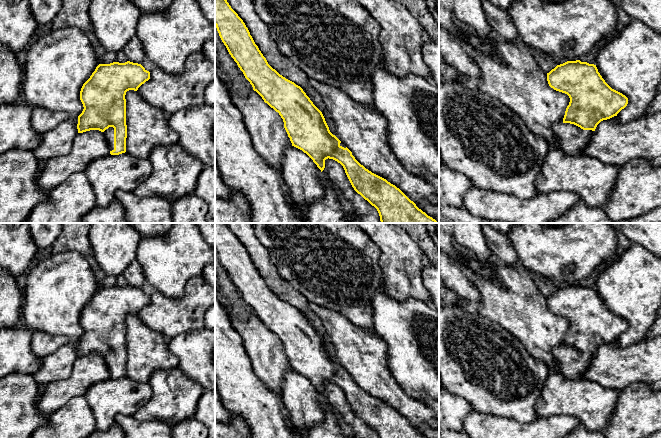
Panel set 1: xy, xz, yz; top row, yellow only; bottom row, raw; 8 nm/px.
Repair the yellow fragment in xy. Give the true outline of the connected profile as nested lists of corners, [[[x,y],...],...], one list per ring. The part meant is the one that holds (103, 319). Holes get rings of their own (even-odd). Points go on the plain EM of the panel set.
[[[127,285],[99,288],[83,308],[80,324],[83,335],[78,340],[78,357],[101,355],[111,379],[126,376],[126,316],[137,315],[150,303],[141,288]]]

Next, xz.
[[[215,223],[215,250],[229,278],[250,306],[253,314],[283,343],[284,352],[292,370],[306,377],[321,396],[324,394],[325,384],[328,382],[340,387],[354,414],[374,430],[379,438],[426,438],[399,412],[361,389],[352,376],[335,360],[334,351],[325,336],[320,320],[310,310],[308,300],[279,275],[267,249],[255,236],[253,223]]]

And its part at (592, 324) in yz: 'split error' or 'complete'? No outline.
split error

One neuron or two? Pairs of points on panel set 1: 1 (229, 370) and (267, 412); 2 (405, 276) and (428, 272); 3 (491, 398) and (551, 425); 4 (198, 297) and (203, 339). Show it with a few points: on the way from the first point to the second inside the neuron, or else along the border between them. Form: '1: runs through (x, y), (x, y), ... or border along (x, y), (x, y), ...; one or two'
1: runs through (235, 380), (257, 402); one
2: border along (423, 265), (421, 273), (422, 284), (428, 292); two
3: border along (538, 417), (530, 422), (517, 422), (512, 418); two
4: border along (204, 327), (179, 335); two

